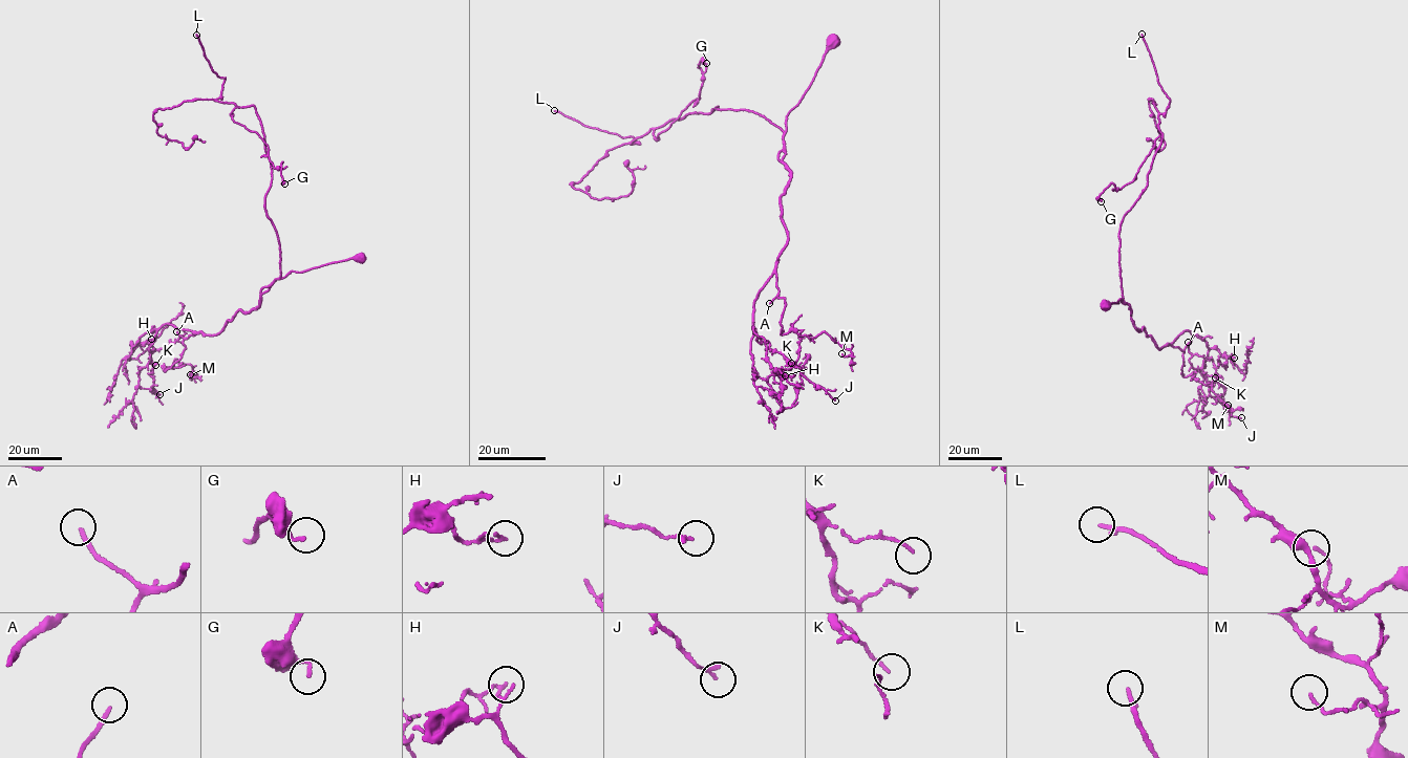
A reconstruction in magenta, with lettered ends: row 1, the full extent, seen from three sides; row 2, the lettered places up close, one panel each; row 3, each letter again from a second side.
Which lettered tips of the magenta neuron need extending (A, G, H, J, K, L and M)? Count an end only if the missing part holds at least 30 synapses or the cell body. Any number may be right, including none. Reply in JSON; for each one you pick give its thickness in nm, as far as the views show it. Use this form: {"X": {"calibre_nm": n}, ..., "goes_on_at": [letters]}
{"A": {"calibre_nm": 170}, "L": {"calibre_nm": 180}, "goes_on_at": ["A", "L"]}

